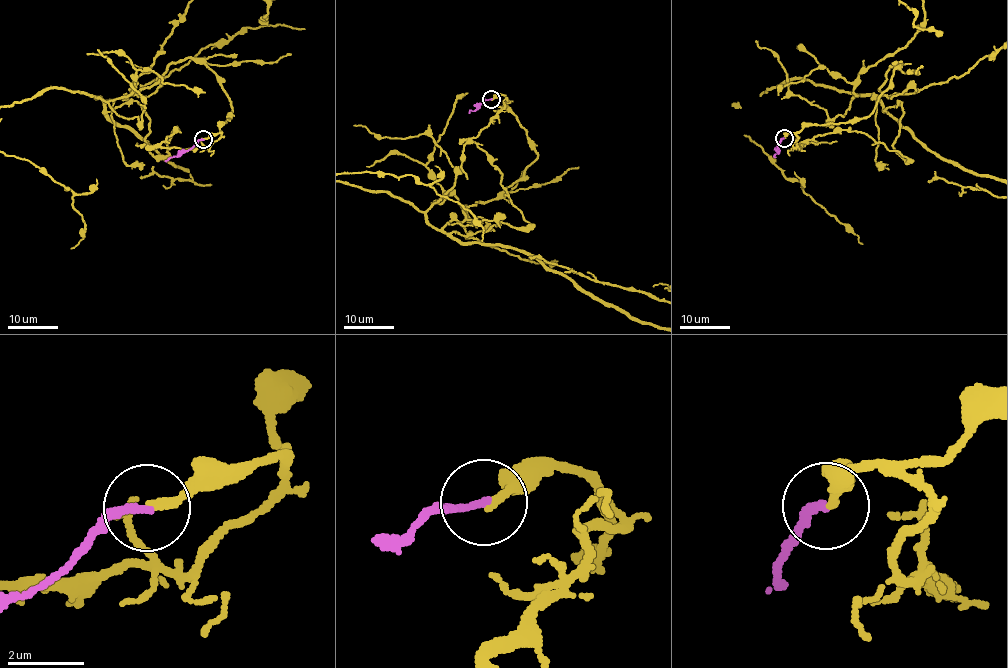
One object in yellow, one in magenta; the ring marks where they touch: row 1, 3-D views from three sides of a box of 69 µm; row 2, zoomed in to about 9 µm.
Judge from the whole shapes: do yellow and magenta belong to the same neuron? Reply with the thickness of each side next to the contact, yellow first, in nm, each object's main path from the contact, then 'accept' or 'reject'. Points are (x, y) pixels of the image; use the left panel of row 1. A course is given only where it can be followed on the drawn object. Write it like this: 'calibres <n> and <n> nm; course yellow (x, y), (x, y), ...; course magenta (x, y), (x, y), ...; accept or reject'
calibres 220 and 180 nm; course magenta (203, 139), (198, 139), (190, 148), (165, 161); reject

